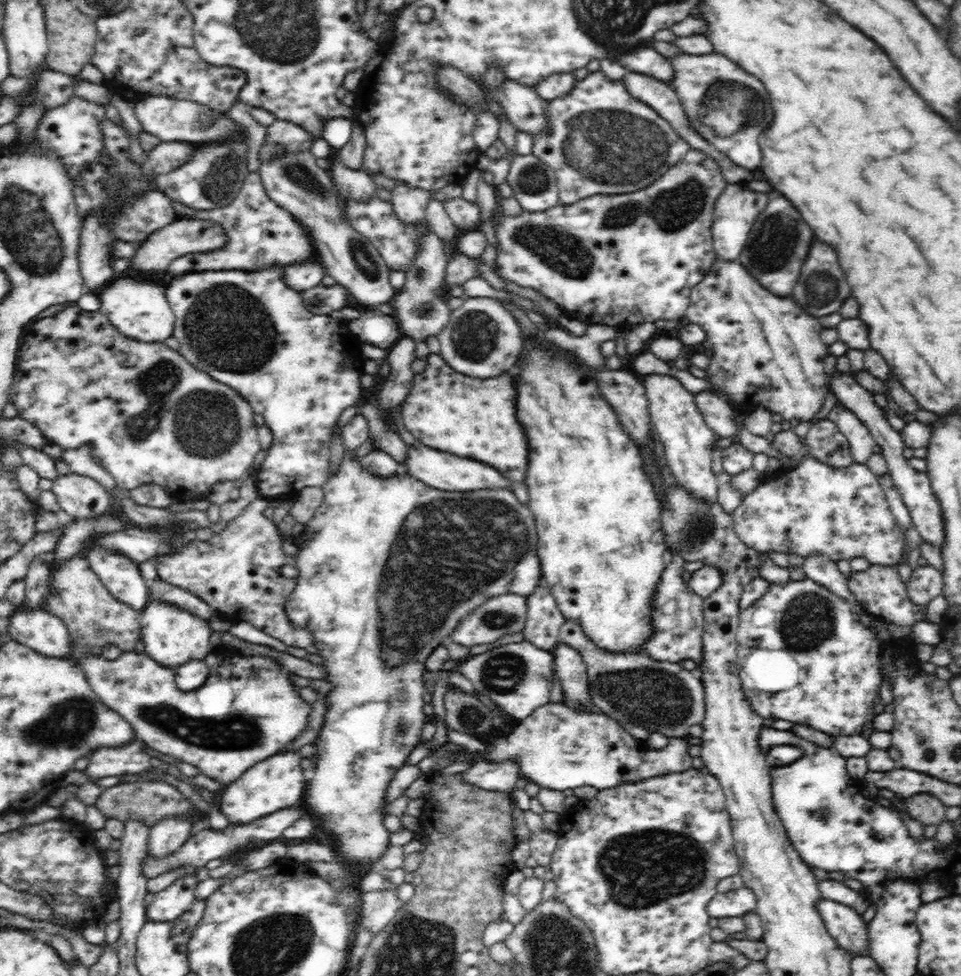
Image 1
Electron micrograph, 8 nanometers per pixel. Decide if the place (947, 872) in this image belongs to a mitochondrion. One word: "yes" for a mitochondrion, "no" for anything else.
no

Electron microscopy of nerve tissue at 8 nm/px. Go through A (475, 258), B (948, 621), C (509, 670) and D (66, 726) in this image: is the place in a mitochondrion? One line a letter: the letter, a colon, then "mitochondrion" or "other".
A: other
B: other
C: mitochondrion
D: mitochondrion

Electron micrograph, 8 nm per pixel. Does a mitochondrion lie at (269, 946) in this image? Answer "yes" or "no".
yes

